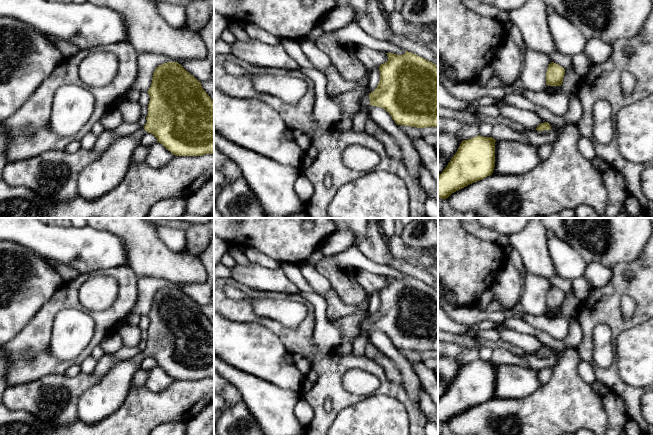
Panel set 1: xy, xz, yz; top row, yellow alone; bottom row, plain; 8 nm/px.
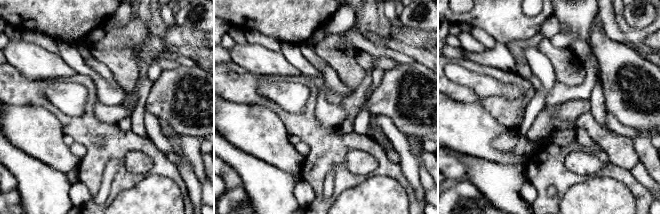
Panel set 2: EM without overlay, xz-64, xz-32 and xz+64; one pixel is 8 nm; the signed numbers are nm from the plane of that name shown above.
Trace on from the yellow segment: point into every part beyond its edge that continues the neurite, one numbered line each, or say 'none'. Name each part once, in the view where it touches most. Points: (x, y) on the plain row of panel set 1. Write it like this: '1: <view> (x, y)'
1: xz (364, 325)

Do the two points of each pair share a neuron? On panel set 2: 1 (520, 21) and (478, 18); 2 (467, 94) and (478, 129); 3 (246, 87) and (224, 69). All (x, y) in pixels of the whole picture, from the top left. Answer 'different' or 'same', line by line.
1: same
2: different
3: same

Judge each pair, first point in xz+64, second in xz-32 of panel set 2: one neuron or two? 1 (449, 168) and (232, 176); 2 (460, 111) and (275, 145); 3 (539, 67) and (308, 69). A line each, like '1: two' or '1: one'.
1: one
2: one
3: two

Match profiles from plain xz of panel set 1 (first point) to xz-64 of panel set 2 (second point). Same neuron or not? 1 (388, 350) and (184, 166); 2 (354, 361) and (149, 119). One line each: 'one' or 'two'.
1: one
2: two

